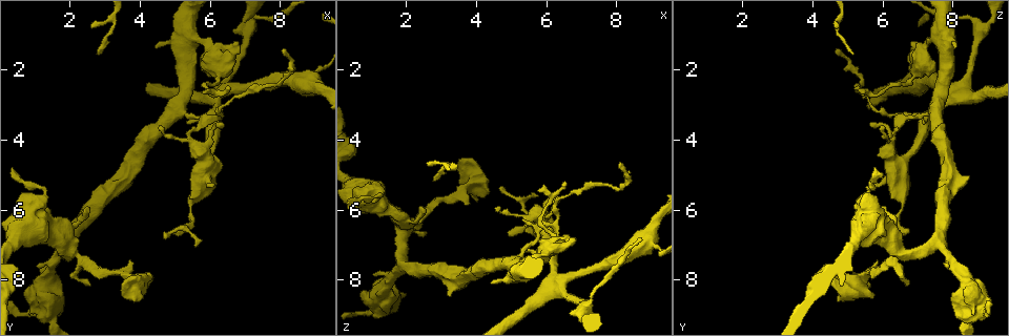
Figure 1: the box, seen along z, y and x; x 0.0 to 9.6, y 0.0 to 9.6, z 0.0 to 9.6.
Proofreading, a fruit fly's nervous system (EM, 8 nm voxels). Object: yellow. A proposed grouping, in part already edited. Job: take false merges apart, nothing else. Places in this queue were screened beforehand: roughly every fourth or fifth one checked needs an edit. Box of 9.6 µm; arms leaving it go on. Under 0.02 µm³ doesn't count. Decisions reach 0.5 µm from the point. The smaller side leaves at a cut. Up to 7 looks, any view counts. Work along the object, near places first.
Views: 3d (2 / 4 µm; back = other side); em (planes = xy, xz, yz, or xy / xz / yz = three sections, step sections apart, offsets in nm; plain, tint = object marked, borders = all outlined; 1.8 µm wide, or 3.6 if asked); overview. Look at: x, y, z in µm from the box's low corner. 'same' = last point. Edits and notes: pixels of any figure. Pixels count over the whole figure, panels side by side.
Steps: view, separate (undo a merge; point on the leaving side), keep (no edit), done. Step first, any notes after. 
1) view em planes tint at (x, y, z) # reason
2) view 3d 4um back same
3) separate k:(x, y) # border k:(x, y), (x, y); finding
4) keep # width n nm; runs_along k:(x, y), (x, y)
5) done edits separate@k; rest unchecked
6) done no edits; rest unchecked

view 3d 2um at (6.30, 2.55, 8.15) # abrupt turn

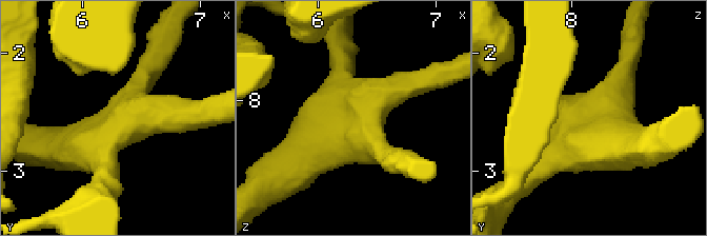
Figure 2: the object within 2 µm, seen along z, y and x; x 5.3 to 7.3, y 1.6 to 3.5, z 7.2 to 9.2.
view em planes tint at (6.38, 2.56, 8.10) # arms 4

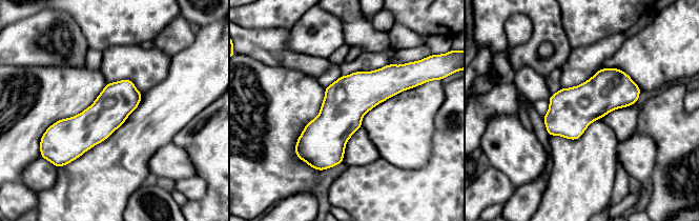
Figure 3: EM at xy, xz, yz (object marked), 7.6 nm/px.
keep # runs_along 3:(401, 77), (368, 88), (299, 149); one cell here

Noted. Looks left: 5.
view 3d 4um at (7.00, 0.85, 8.75) # thick turns thin

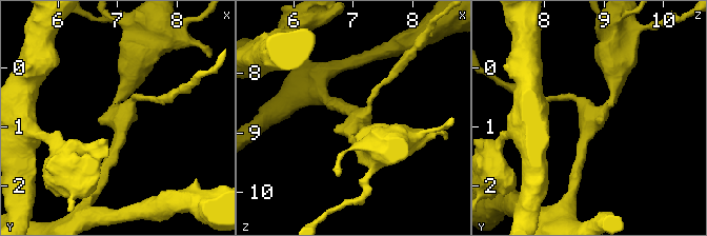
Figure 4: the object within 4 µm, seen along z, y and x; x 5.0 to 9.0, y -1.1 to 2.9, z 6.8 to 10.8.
view em planes tint at (7.10, 0.90, 8.75)

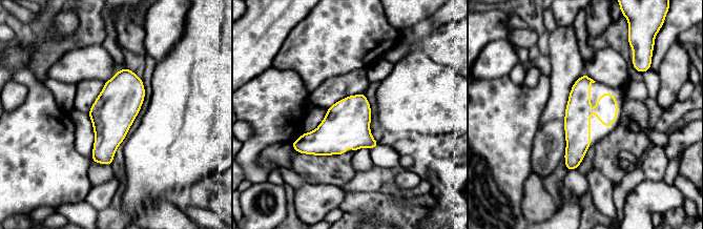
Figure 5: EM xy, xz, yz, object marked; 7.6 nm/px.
keep # width 220 nm; one cell here

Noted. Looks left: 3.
view 3d 2um at (6.25, 3.25, 6.35) # closes a loop

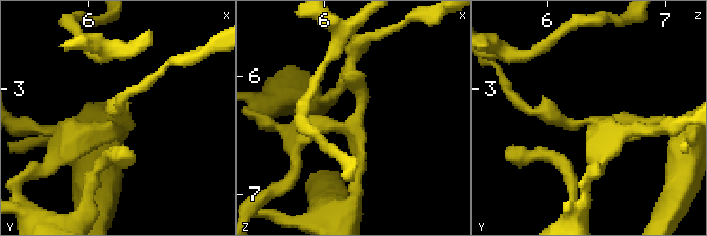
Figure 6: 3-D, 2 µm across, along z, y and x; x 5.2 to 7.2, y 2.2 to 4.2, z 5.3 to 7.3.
view em planes plain at (6.22, 3.30, 6.40) # need the tissue

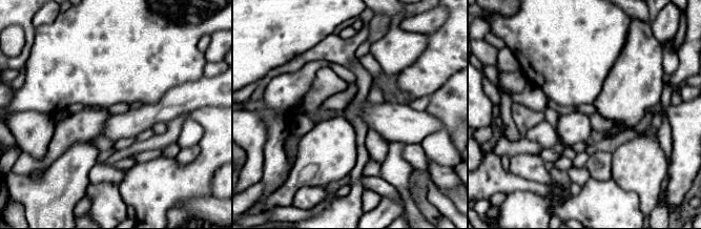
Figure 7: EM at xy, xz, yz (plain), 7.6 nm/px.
view em planes tint same

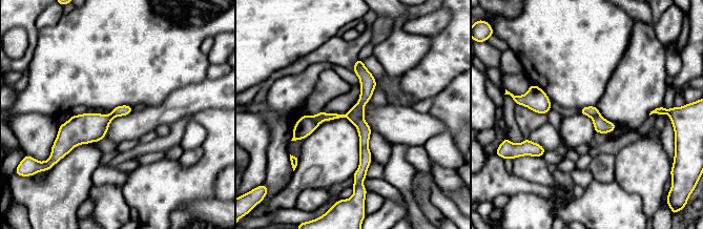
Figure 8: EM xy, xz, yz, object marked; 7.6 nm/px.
separate 8:(592, 111) # width 120 nm; part_leaving 8:(358, 62), (365, 76), (358, 177); two cells meet here

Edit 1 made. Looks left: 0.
done edits separate@8; rest unchecked

